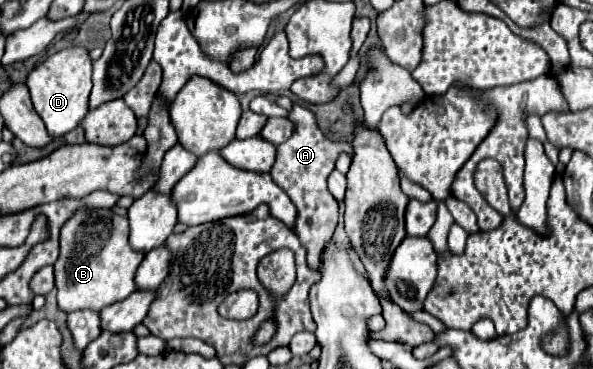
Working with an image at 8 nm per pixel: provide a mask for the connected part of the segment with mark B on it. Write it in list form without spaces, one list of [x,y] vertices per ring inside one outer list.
[[[94,209],[94,211],[78,211],[60,231],[60,257],[54,263],[56,269],[56,289],[58,289],[58,307],[64,313],[90,309],[100,311],[106,305],[118,303],[126,299],[130,293],[136,291],[132,281],[144,253],[136,253],[128,245],[128,219],[120,215],[112,215],[108,209]]]

